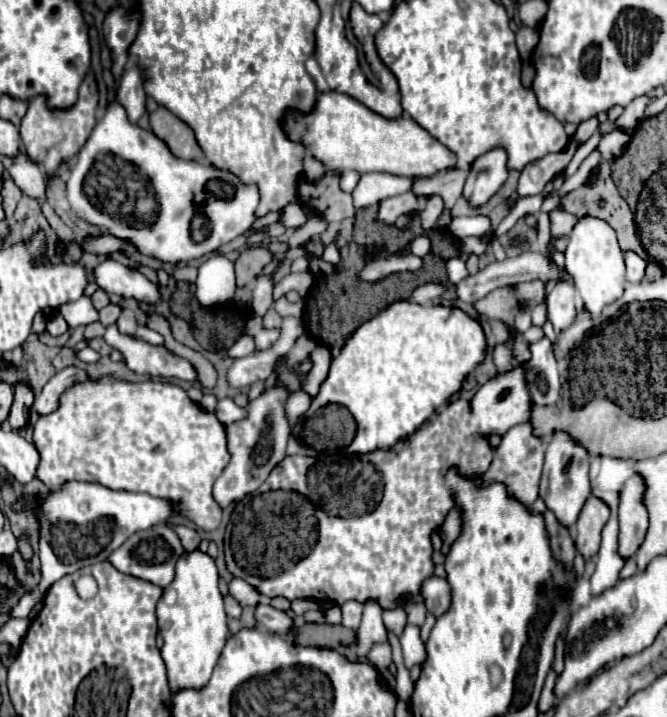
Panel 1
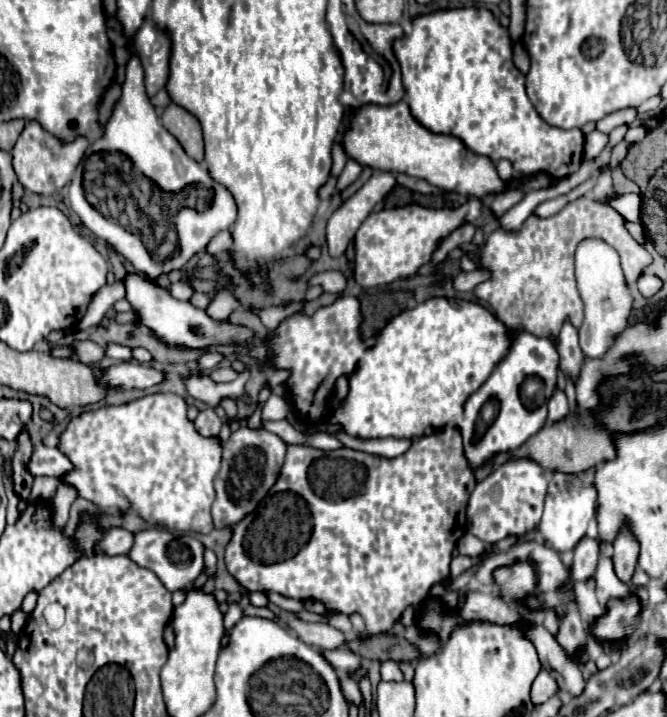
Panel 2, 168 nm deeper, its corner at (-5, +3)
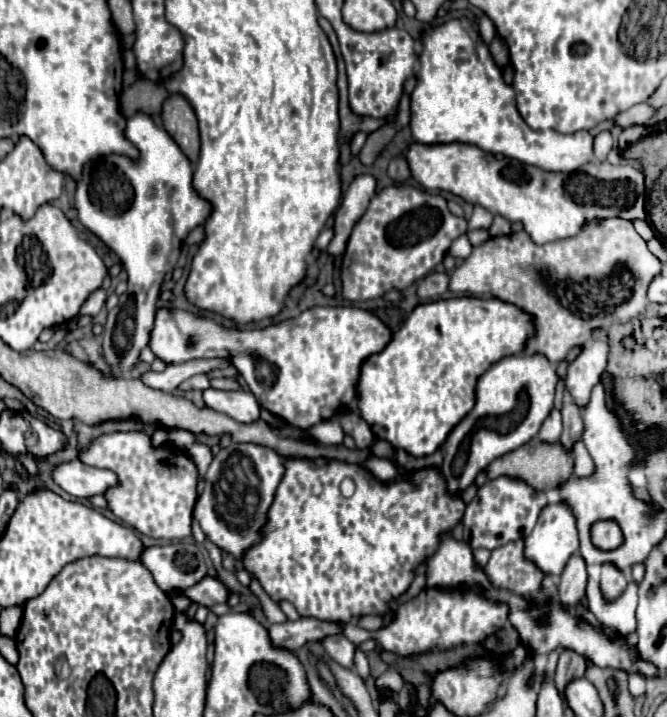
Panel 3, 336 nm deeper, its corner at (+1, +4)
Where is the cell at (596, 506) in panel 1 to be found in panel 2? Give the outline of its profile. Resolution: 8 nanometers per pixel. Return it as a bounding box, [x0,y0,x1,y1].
[572,537,600,581]

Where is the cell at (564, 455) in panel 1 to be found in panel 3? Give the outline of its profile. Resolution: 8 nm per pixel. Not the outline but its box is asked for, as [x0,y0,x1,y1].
[524,502,578,576]

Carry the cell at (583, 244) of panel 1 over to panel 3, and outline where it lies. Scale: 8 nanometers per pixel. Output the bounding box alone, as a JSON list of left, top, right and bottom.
[566,330,608,410]

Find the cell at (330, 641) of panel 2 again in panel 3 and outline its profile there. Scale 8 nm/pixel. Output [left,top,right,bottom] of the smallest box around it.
[322,636,354,668]

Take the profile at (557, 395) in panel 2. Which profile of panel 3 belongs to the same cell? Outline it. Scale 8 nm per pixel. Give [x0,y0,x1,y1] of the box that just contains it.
[538,410,562,444]

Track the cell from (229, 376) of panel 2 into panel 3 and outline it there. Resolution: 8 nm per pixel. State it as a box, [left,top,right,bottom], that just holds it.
[178,374,210,390]

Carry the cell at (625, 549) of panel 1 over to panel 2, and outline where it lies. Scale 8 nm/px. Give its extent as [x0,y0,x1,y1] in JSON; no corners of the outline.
[614,523,640,583]

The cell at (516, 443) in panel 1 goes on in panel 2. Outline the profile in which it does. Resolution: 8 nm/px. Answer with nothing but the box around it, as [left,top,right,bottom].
[466,457,550,543]

